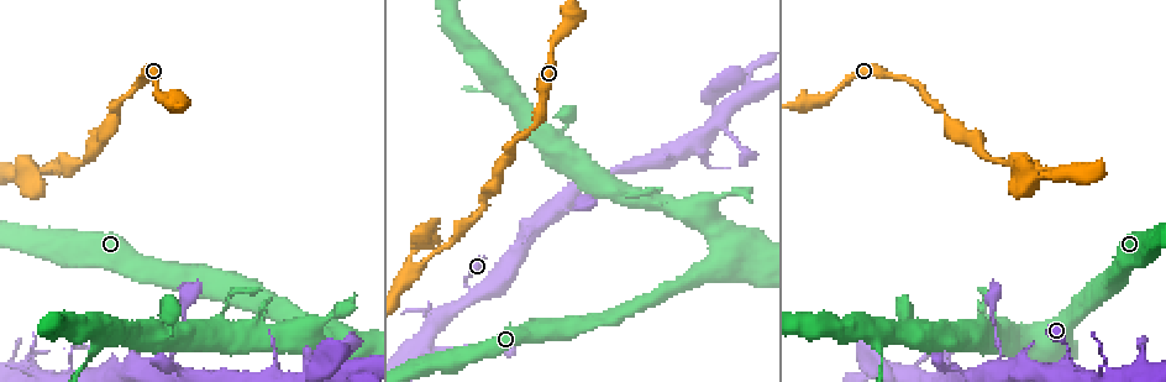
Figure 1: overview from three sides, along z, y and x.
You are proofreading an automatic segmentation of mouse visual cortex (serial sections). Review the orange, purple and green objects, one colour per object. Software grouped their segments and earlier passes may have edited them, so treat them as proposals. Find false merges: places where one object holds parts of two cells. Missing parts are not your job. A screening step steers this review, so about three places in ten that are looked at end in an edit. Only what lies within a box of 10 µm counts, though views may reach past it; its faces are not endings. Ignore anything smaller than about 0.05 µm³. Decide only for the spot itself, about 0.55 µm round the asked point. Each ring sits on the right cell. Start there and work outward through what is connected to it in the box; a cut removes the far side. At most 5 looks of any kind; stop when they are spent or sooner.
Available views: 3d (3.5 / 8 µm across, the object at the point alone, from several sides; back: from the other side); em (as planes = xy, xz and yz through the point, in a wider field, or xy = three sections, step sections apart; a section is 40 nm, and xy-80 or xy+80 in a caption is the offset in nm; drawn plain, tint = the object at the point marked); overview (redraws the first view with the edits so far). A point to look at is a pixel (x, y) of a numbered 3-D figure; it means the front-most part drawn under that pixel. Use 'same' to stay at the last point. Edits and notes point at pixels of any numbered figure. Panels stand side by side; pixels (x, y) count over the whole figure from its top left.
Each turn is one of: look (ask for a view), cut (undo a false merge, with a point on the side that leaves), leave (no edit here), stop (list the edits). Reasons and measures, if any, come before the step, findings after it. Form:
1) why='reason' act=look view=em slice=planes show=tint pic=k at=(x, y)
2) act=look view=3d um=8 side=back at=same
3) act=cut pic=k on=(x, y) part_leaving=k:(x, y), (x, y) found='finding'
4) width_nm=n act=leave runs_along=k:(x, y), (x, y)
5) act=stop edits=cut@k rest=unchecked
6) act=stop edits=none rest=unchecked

why='narrows sharply' act=look view=3d um=8 pic=1 at=(173, 353)

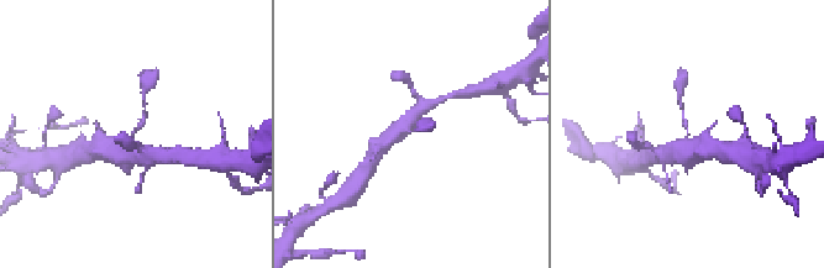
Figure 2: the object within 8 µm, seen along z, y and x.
why='closer look' act=look view=3d um=3.5 side=back at=same

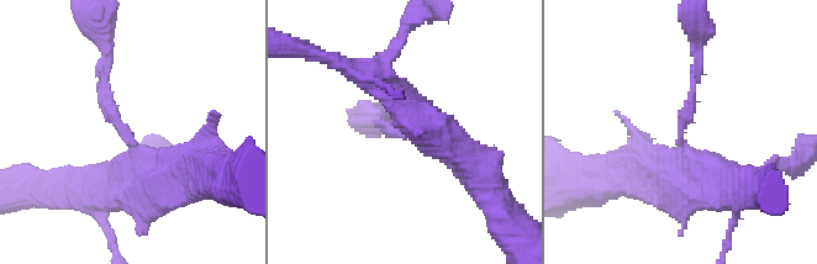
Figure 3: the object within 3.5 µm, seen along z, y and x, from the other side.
why='shape alone is not enough' act=look view=em slice=xy step=1 show=tint pic=3 at=(400, 135)

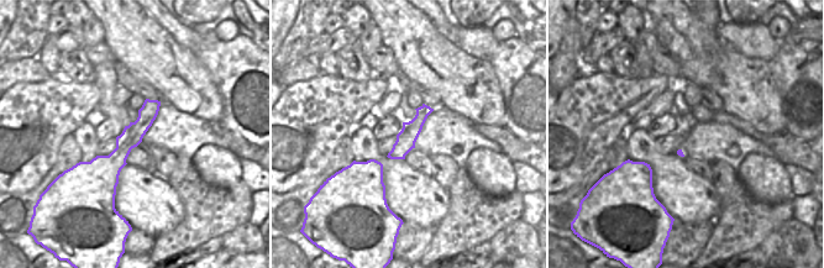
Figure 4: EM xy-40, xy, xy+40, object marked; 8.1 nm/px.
act=leave runs_along=4:(155, 103), (109, 167), (110, 198) found='one cell here'

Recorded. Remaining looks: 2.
why='sharp bend' act=look view=3d um=3.5 pic=1 at=(711, 269)

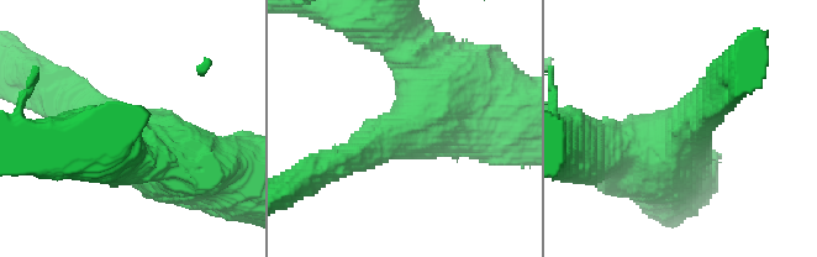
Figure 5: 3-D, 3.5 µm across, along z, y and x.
act=look view=em slice=xy step=1 show=tint pic=5 at=(683, 133)

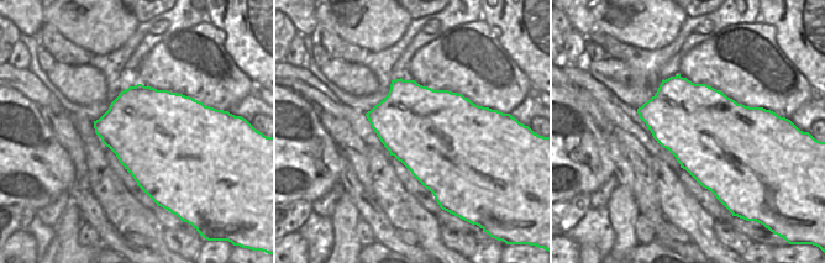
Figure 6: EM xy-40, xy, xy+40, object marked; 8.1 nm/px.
width_nm=750 act=leave runs_along=5:(701, 114), (669, 148), (590, 152) found='one cell here'

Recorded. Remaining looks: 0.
act=stop edits=none rest=unchecked

